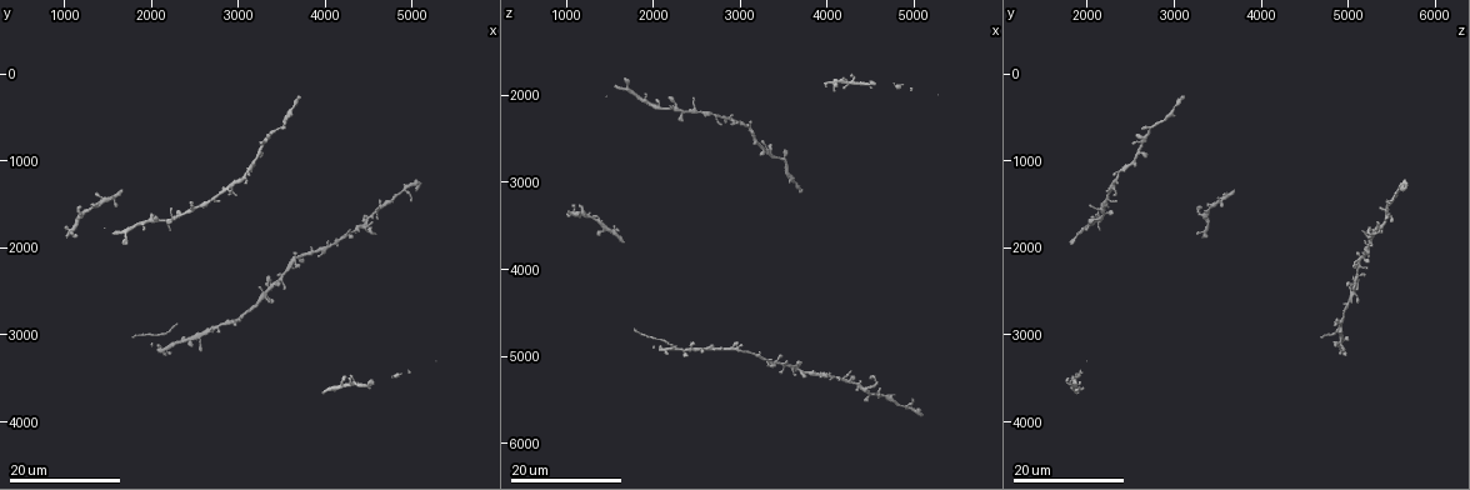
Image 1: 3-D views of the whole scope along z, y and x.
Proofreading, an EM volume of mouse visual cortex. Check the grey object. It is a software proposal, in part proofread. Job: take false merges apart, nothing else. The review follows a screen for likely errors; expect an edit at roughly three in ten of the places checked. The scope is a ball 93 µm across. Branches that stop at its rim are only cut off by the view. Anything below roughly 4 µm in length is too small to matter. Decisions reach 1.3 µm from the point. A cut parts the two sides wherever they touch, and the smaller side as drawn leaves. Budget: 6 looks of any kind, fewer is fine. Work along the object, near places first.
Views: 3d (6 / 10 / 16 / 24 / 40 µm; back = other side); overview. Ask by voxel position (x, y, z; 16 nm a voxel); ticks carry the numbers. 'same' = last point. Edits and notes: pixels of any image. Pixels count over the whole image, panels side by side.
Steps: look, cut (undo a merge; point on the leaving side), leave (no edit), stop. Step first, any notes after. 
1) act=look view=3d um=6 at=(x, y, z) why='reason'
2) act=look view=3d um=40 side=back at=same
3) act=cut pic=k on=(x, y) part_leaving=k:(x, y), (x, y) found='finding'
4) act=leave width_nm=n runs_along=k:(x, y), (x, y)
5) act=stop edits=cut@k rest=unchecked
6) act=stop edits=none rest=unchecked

act=look view=3d um=16 at=(4450, 1750, 5350) why='four-way junction'

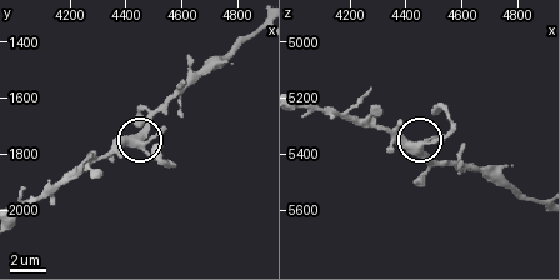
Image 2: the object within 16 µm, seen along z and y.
act=look view=3d um=10 at=(4460, 1760, 5370) why='closer look'

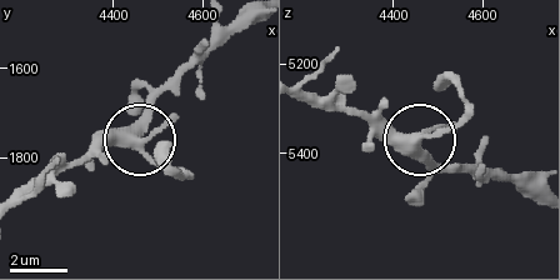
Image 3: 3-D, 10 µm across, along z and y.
act=leave runs_along=3:(55, 158), (31, 193), (113, 148), (139, 145), (189, 174) found='all the same neuron'

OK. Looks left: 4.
act=look view=3d um=24 at=(4200, 1900, 5250) why='arms part here'

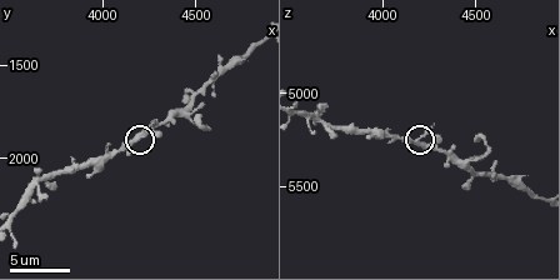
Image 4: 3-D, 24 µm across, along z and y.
act=look view=3d um=10 at=(4200, 1880, 5260)

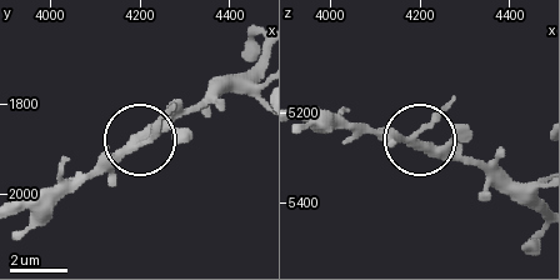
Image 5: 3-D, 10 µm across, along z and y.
act=leave side_arm_um=20 runs_along=5:(171, 104), (145, 139), (198, 104) found='continuous, no second neuron'

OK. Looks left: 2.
act=look view=3d um=16 at=(3100, 1150, 2350) why='a narrow waist'

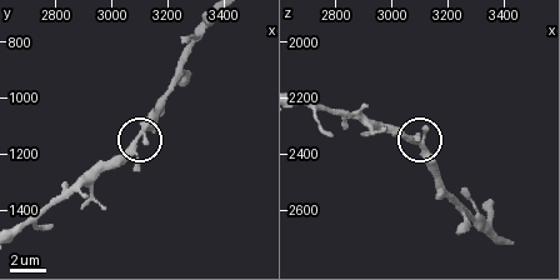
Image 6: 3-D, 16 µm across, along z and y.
act=look view=3d um=6 at=same why='zoom in'

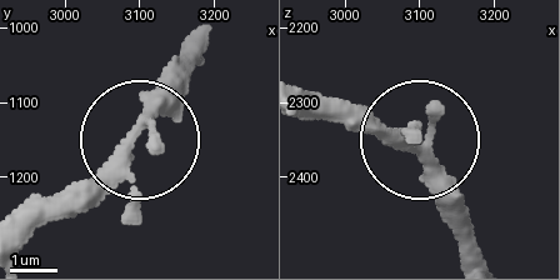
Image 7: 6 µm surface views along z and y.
act=leave found='continuous, no second neuron'

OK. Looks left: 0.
act=stop edits=none rest=unchecked

